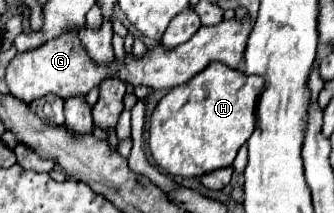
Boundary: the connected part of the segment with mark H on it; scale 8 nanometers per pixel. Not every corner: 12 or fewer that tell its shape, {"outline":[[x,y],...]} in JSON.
{"outline":[[213,63],[151,115],[151,157],[173,177],[229,167],[263,89]]}

